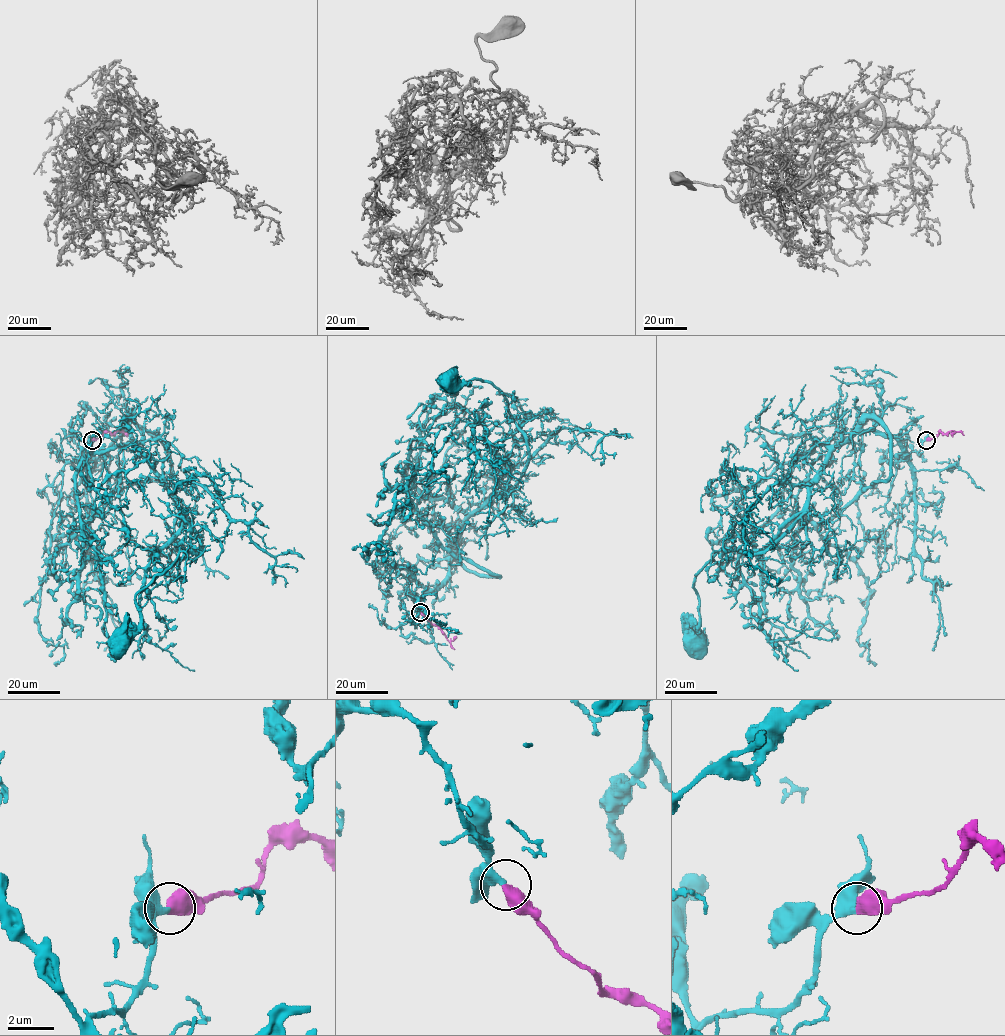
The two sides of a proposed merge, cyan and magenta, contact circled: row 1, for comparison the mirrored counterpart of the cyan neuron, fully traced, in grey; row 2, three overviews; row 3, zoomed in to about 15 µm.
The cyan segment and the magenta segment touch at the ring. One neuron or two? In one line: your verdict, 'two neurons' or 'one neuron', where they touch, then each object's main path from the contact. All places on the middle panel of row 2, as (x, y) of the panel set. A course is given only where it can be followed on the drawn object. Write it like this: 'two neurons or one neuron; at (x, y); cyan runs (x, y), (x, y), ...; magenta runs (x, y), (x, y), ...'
one neuron; at (420, 612); cyan runs (420, 612), (416, 588), (445, 579), (464, 522), (528, 463), (506, 397), (490, 381), (448, 377); magenta runs (420, 612), (440, 630), (454, 649)

